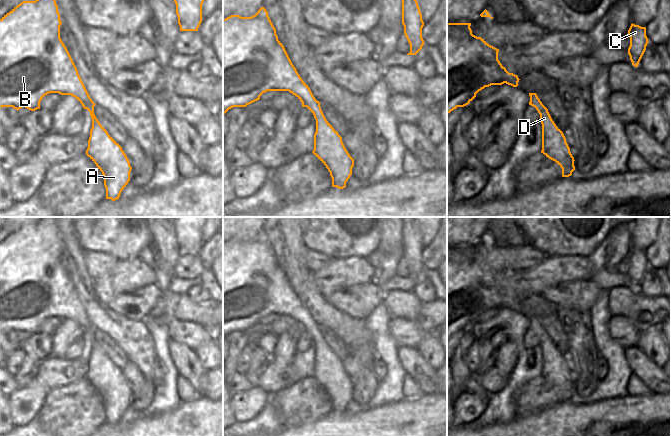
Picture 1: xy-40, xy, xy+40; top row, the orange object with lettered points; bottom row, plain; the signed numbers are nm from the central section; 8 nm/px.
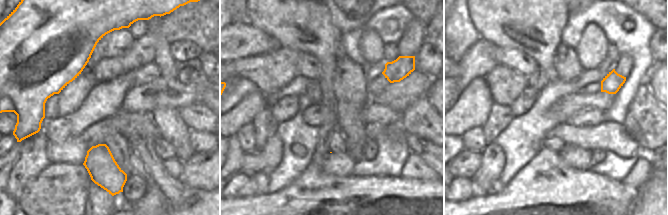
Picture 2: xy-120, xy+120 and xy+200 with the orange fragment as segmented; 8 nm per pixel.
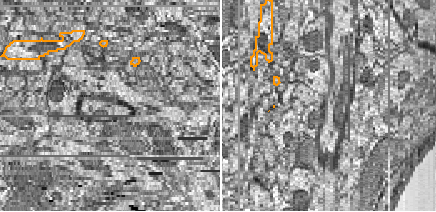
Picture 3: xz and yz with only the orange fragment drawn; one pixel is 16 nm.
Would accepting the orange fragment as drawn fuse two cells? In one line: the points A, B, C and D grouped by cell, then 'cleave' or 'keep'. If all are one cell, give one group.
A B C D; keep

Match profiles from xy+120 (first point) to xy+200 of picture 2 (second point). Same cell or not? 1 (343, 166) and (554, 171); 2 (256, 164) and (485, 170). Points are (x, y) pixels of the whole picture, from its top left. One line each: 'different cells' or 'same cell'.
1: different cells
2: different cells

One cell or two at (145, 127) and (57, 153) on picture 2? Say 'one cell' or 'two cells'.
one cell

